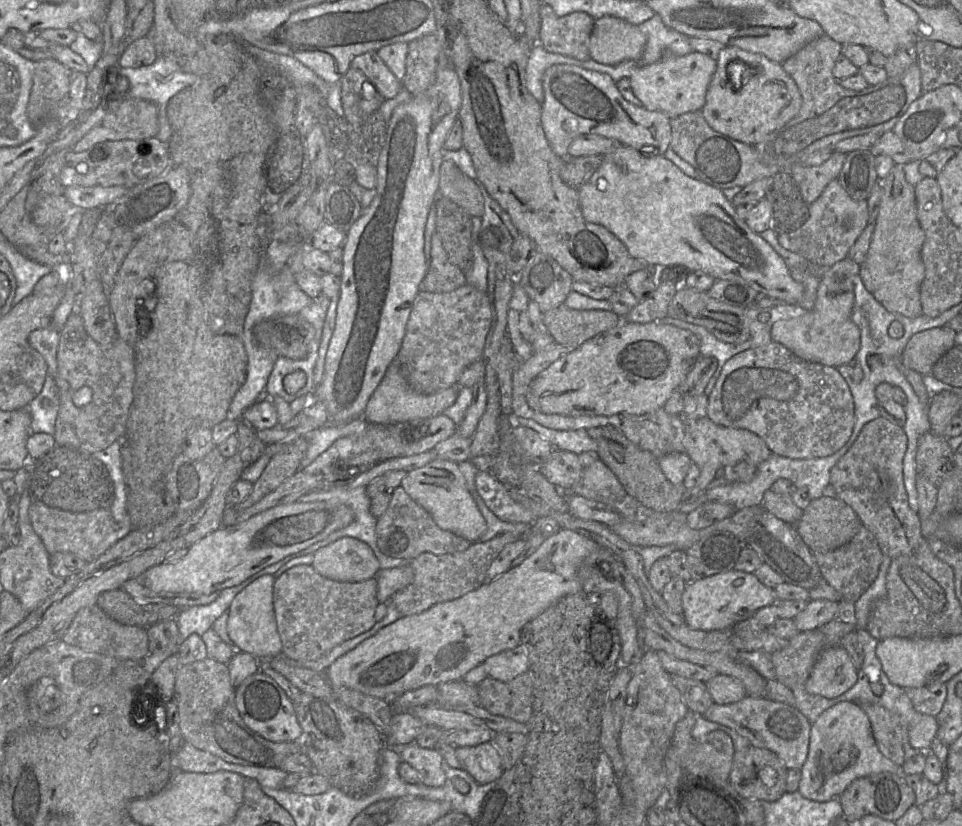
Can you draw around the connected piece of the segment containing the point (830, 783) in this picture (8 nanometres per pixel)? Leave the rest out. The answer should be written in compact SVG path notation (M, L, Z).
M842 701L826 709L811 724L808 754L801 768L798 791L809 800L826 802L838 798L854 780L881 772L905 776L902 766L879 751L870 720L861 706Z

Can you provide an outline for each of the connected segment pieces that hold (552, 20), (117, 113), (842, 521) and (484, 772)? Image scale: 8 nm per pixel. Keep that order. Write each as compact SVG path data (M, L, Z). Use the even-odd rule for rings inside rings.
M549 5L540 7L541 30L539 43L551 53L586 61L595 20L584 12L557 17Z
M126 97L115 110L106 114L98 126L79 140L71 151L83 152L106 141L153 138L158 131L157 106L146 100Z
M822 496L810 500L795 524L797 532L812 552L829 552L848 543L862 522L845 502Z
M492 742L455 747L455 755L461 769L480 785L497 781L504 772L500 752Z

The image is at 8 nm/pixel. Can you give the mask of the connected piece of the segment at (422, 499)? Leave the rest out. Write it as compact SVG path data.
M435 459L421 468L407 472L401 480L400 487L429 513L440 529L450 531L471 543L476 542L485 533L486 521L467 490L464 476L457 463Z

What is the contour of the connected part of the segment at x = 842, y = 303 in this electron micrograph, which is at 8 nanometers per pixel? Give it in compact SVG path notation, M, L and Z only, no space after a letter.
M846 257L825 269L817 288L813 308L805 314L775 322L771 339L786 347L798 358L829 367L847 365L860 348L860 330L851 319L854 304L853 279L859 274L860 265Z

